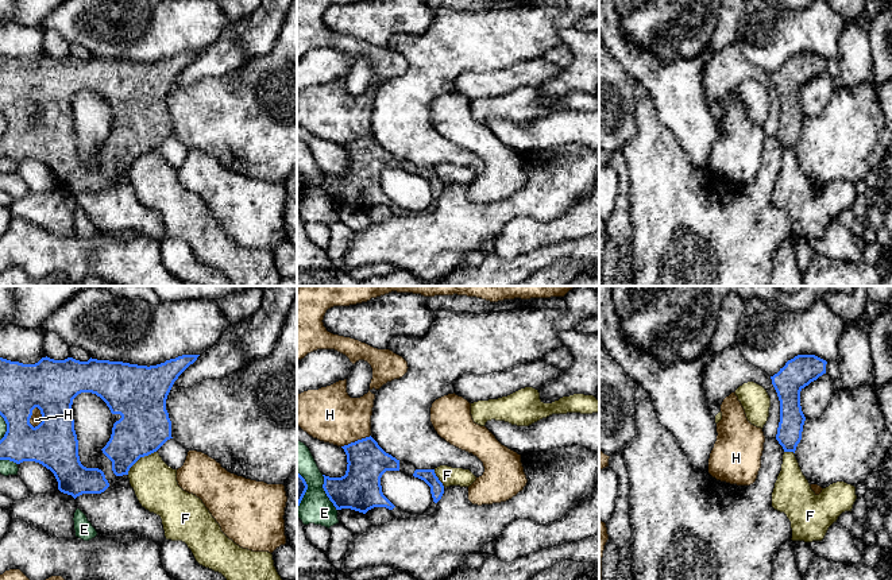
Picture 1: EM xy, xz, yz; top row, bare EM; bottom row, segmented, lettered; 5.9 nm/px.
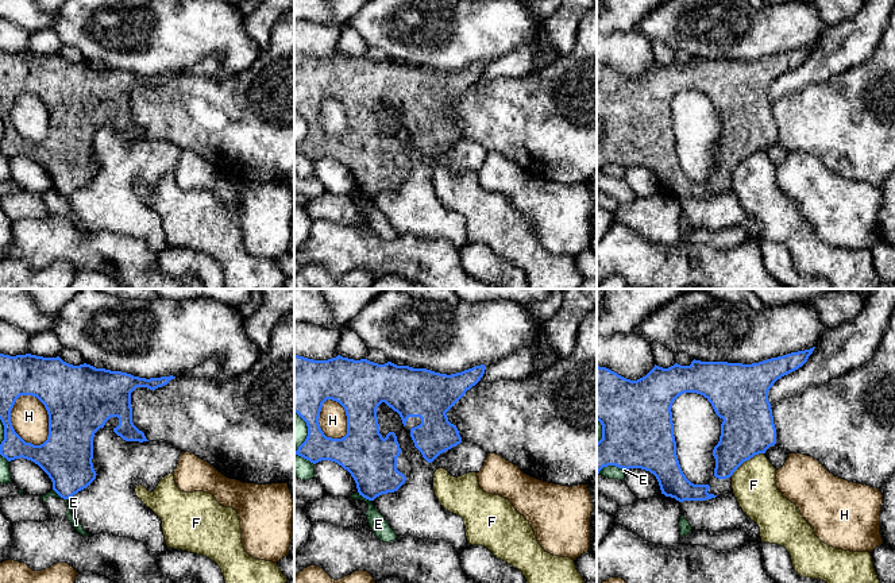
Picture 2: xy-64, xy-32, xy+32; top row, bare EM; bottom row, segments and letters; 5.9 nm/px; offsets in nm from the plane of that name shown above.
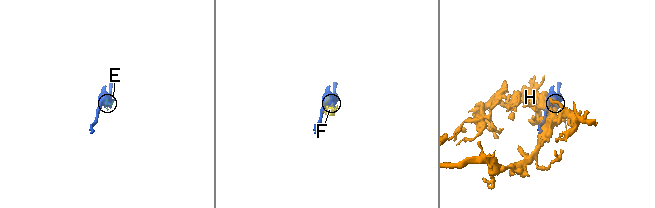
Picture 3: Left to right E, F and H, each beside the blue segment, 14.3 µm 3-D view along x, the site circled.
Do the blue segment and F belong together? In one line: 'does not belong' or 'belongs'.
does not belong

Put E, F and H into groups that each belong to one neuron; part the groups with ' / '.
E / F / H

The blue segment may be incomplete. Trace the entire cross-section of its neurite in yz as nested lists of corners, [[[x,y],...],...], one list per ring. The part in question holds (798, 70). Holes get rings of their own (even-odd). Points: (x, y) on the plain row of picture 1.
[[[798,53],[771,74],[780,98],[780,120],[776,138],[784,150],[795,151],[802,138],[806,115],[800,104],[800,89],[826,71],[826,62],[826,58],[815,53]]]

